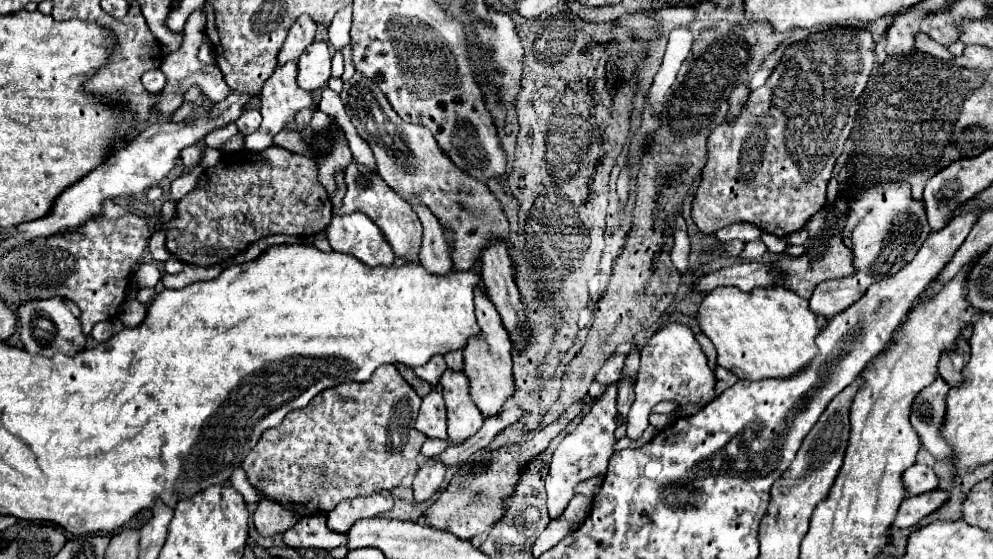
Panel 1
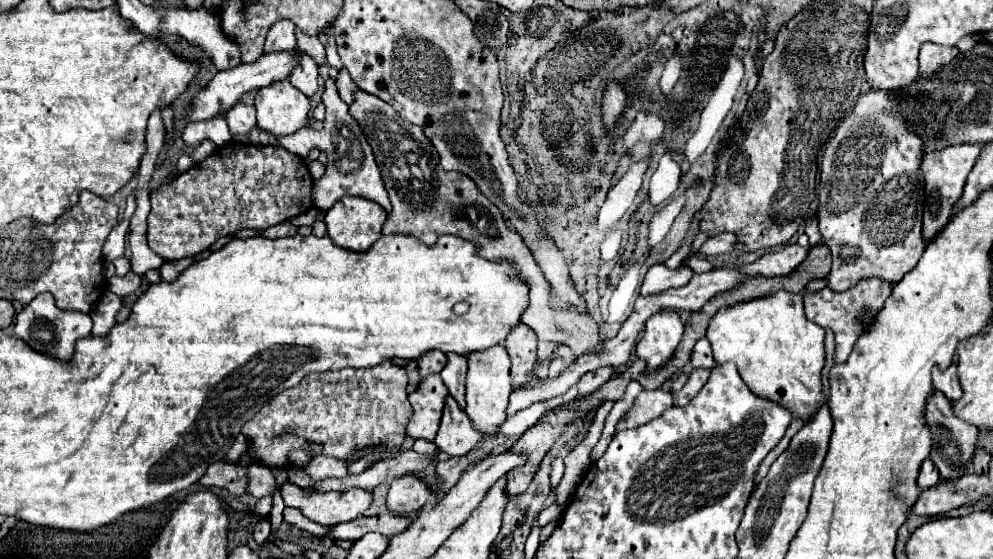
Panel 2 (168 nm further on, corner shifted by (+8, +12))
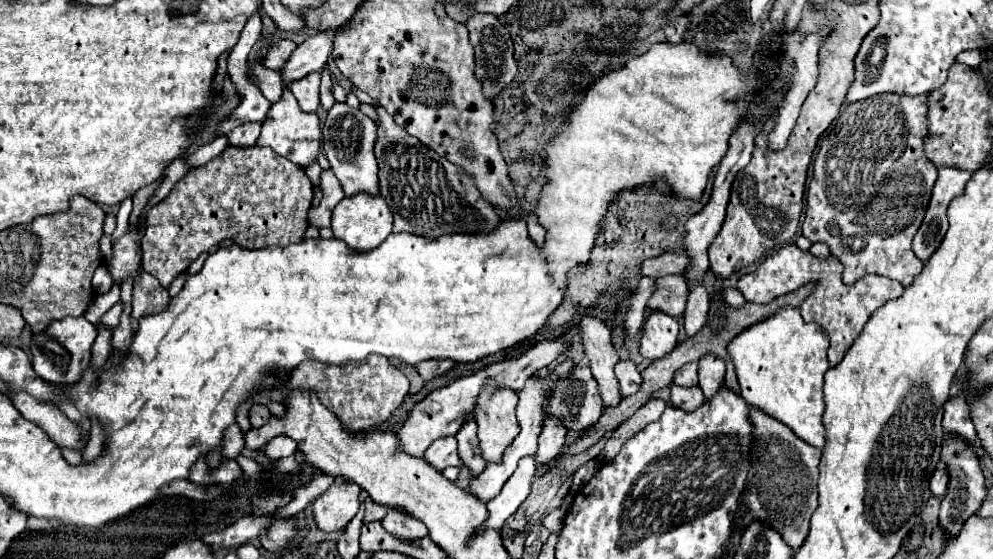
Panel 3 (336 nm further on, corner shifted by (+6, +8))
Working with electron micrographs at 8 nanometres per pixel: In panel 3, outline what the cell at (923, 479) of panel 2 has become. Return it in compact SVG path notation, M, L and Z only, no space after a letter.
M936 468L932 478L930 478L930 490L934 496L944 496L946 494L946 484L948 484L948 474L944 468Z

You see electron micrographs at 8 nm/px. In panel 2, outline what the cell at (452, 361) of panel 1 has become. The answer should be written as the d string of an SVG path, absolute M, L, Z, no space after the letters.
M448 354L448 362L444 366L444 370L440 372L444 384L450 390L450 396L460 404L460 408L464 410L464 378L466 378L466 358L458 356L458 354Z

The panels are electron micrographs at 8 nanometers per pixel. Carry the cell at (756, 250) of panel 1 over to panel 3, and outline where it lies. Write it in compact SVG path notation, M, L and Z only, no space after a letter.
M678 250L678 252L666 252L658 258L650 258L650 260L644 260L642 264L642 274L644 276L654 276L654 278L660 278L660 276L668 276L668 274L678 274L682 270L688 268L688 254Z

